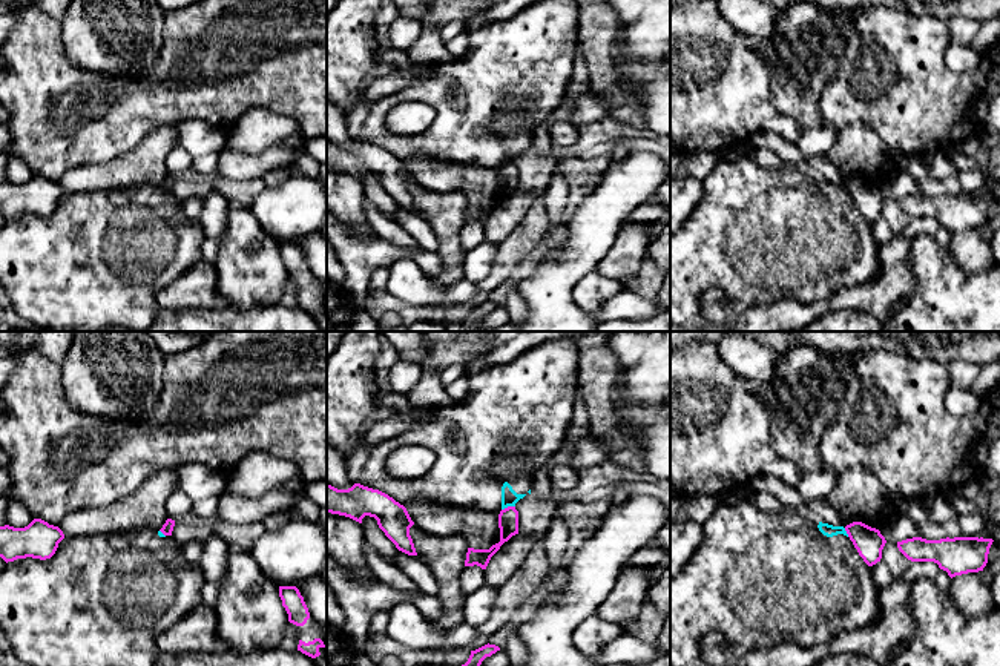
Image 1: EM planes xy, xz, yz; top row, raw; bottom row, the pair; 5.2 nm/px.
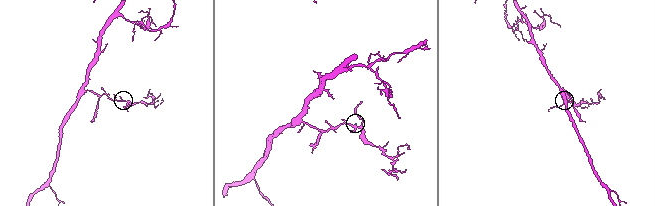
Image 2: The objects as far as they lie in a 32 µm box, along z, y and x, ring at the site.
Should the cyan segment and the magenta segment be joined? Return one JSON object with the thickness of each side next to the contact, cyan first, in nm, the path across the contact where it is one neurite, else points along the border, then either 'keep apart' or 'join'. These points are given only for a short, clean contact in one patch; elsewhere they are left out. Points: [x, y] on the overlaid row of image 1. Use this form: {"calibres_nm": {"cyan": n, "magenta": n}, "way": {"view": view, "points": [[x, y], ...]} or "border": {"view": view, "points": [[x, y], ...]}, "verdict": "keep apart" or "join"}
{"calibres_nm": {"cyan": 90, "magenta": 110}, "border": {"view": "xz", "points": [[514, 505], [502, 510]]}, "verdict": "keep apart"}

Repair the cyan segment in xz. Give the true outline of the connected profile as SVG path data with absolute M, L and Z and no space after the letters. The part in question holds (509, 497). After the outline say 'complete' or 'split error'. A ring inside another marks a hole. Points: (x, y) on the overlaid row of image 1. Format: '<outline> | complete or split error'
M571 339L551 341L534 347L506 365L489 367L468 374L468 394L452 405L440 407L437 413L423 417L413 428L403 431L370 450L363 465L360 485L379 490L400 505L414 499L436 500L446 506L502 511L531 494L535 471L561 451L569 440L574 402L578 393L578 356ZM405 445L420 445L436 454L433 468L416 479L399 480L387 474L387 459Z | split error

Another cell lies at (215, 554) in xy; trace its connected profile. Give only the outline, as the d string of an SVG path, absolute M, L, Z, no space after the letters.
M212 532L204 542L202 556L198 566L206 582L219 586L221 577L227 568L227 560L232 556L229 546L230 545L215 532Z

